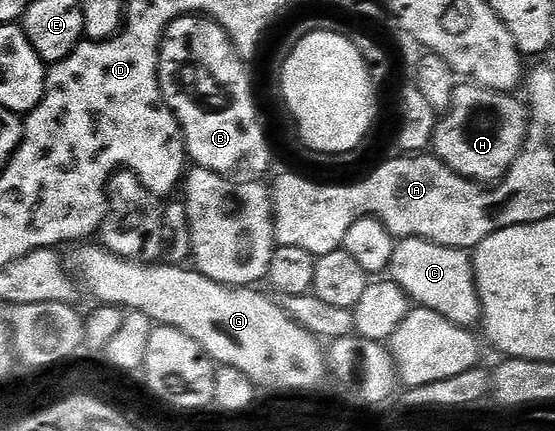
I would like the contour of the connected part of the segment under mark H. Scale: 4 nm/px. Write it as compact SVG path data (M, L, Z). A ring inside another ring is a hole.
M472 81L458 82L451 97L451 105L437 120L431 144L432 154L442 159L455 173L464 179L474 180L482 185L492 185L503 178L511 169L515 157L525 148L525 134L529 128L529 117L524 102L517 100L516 94L496 91L490 87L480 87Z

